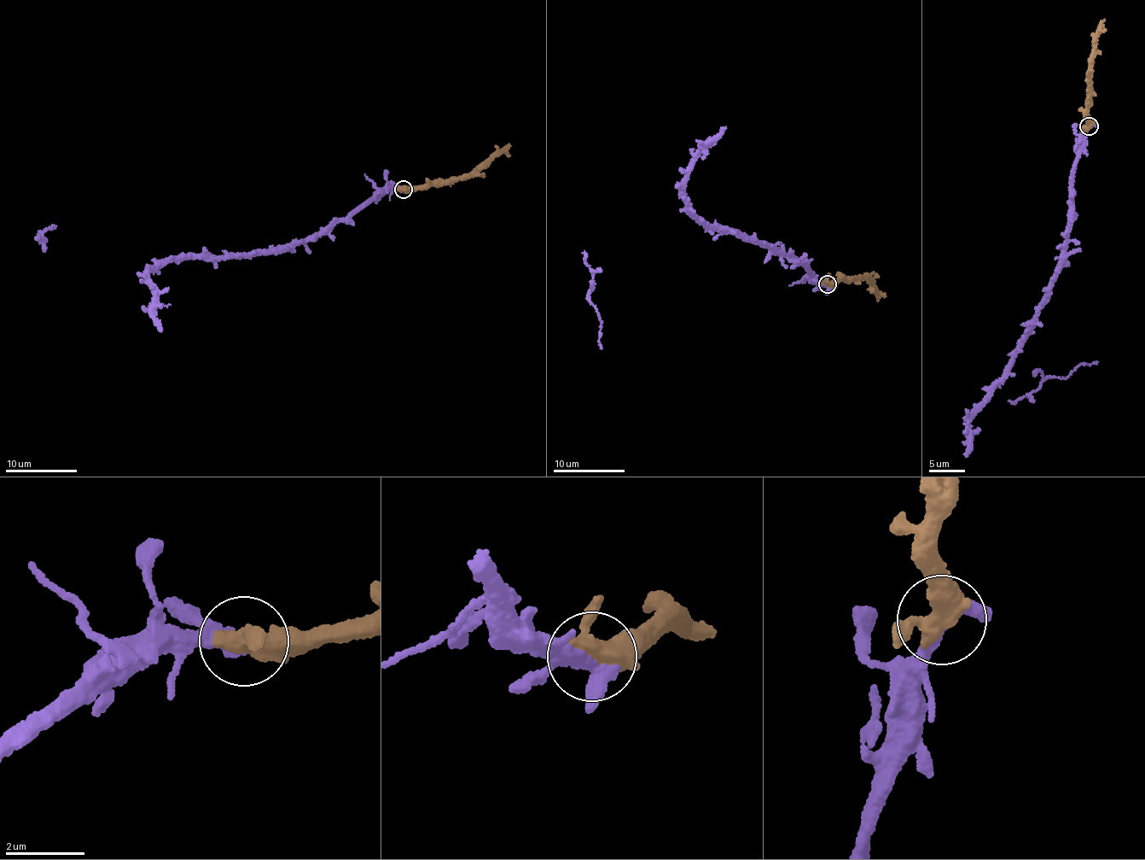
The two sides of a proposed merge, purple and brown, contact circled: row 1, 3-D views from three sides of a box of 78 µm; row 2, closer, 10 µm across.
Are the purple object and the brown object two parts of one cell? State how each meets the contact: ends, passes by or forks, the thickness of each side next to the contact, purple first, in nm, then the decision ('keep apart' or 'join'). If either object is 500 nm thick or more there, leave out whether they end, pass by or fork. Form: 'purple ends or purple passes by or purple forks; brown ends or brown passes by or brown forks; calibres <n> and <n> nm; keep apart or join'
purple forks; brown passes by; calibres 280 and 480 nm; join

